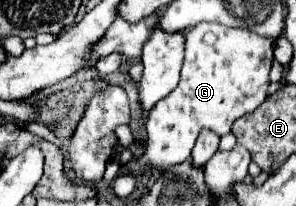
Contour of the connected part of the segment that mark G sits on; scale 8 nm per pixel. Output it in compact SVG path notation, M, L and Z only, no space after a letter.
M202 22L194 28L184 30L186 34L186 58L182 66L182 78L176 90L172 90L168 96L156 102L156 106L150 110L146 128L148 128L148 142L146 152L140 158L132 158L130 162L122 164L126 174L138 176L146 172L168 172L172 166L184 162L190 158L190 152L194 148L194 142L198 138L198 132L202 129L214 131L219 136L230 132L230 126L236 118L254 112L262 102L268 98L268 86L270 82L270 66L274 60L274 44L272 40L266 40L246 28L228 28L216 22Z

